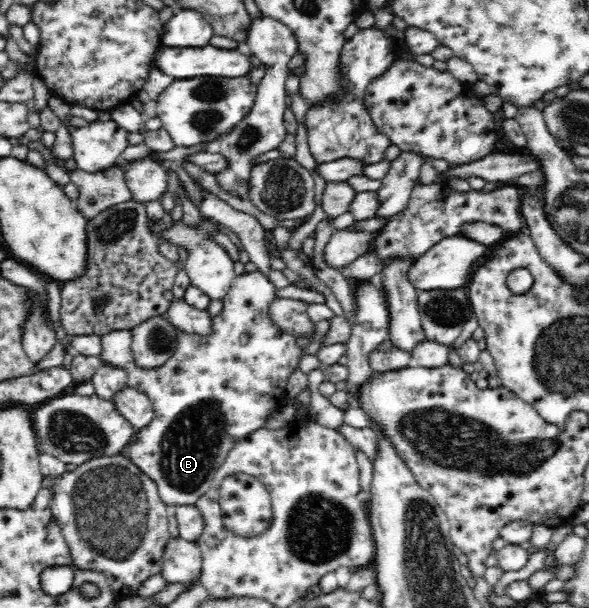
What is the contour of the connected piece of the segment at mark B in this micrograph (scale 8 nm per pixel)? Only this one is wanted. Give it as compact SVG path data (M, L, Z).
M254 271L254 273L244 273L242 275L235 276L234 282L228 291L228 294L223 298L224 308L219 315L213 317L213 333L208 336L198 336L194 334L188 334L186 331L176 328L177 331L177 345L172 355L172 359L168 359L166 363L163 363L160 367L146 369L138 366L134 357L128 351L127 336L126 333L121 330L111 331L106 335L101 336L102 341L102 353L100 353L99 359L102 363L109 363L114 367L119 367L127 373L127 386L132 389L137 389L146 394L150 401L155 414L154 420L150 423L149 427L138 430L136 432L136 440L132 444L128 444L125 449L125 454L132 460L132 463L136 464L150 479L154 480L157 485L162 501L168 505L195 505L199 497L202 497L206 493L213 482L214 474L217 469L225 462L228 452L234 447L234 444L241 439L244 439L247 435L250 435L253 431L260 428L265 428L268 417L274 413L274 411L280 411L282 406L285 405L286 399L286 384L288 377L292 375L292 372L299 372L300 358L304 354L304 350L297 345L295 338L286 334L286 331L282 331L272 320L270 320L270 303L277 298L275 294L274 285L267 279L266 275L263 275L260 271Z

